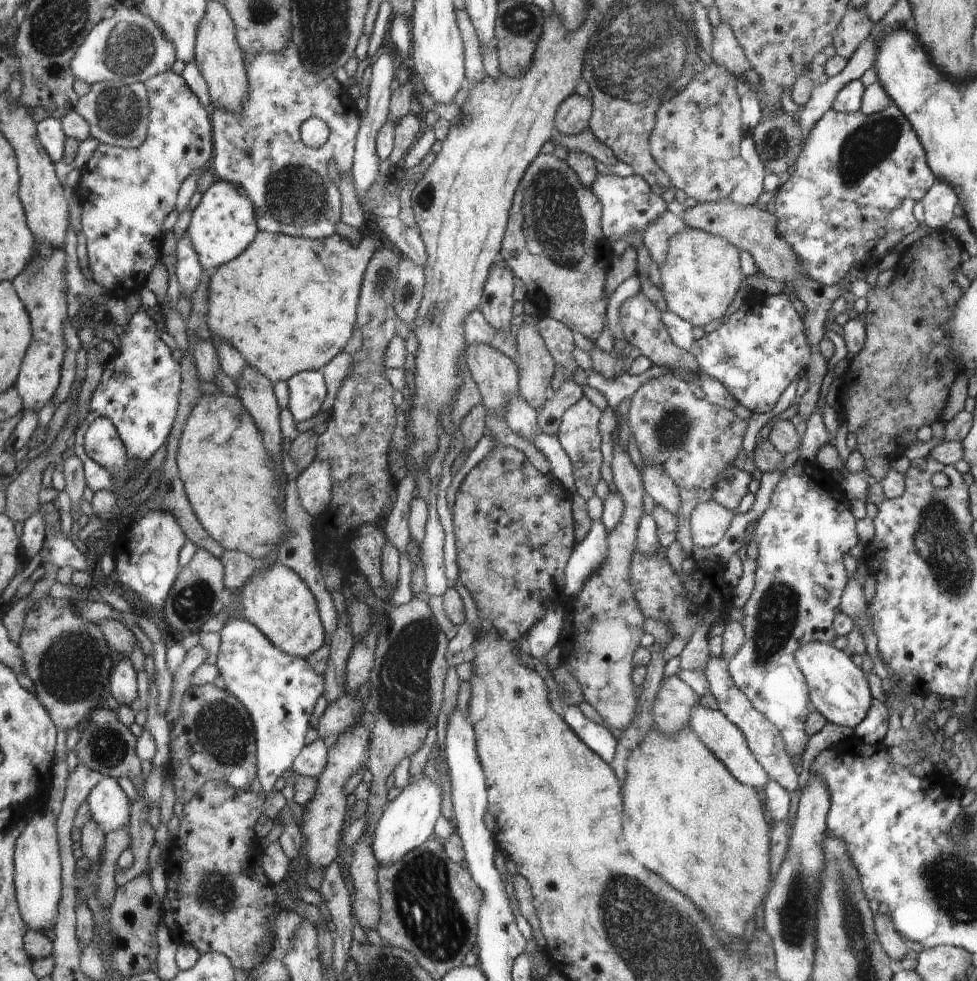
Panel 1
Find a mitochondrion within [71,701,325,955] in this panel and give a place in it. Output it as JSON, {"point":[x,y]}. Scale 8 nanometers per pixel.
{"point":[216,893]}

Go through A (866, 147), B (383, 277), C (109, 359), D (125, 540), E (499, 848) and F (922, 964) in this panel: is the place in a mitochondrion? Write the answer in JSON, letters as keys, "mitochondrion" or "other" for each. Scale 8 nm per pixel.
{"A":"mitochondrion","B":"mitochondrion","C":"other","D":"other","E":"other","F":"other"}

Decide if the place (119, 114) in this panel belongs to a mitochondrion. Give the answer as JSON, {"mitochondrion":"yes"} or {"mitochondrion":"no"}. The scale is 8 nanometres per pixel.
{"mitochondrion":"yes"}

